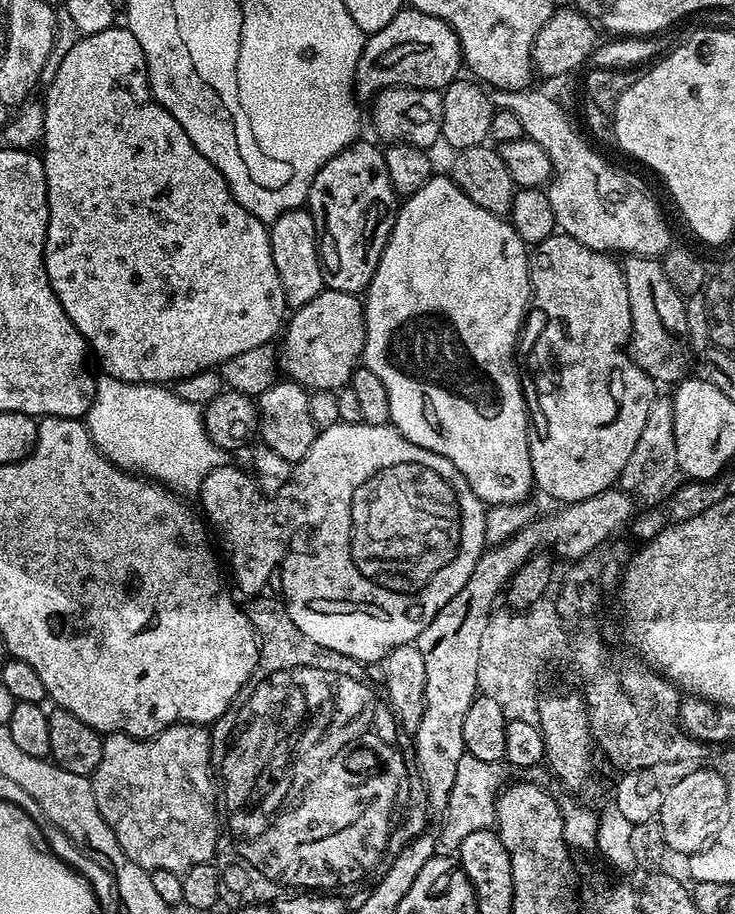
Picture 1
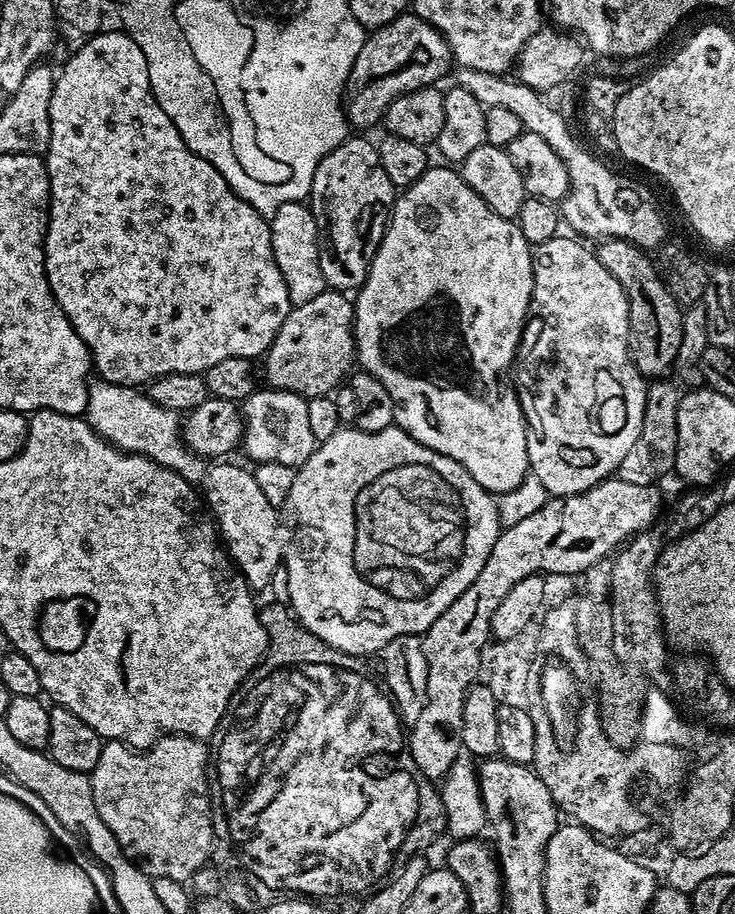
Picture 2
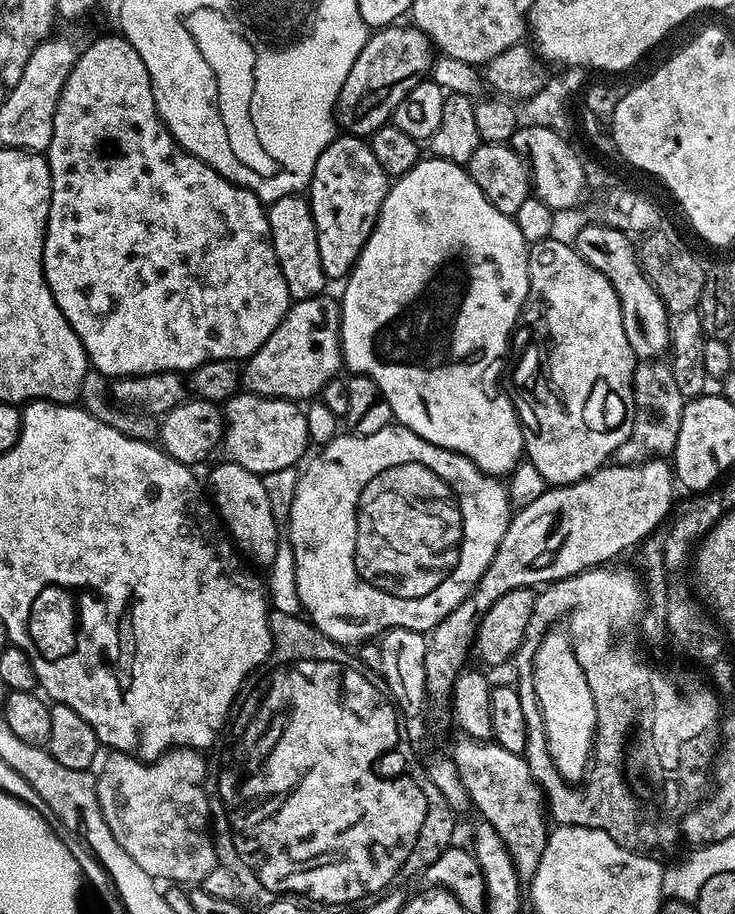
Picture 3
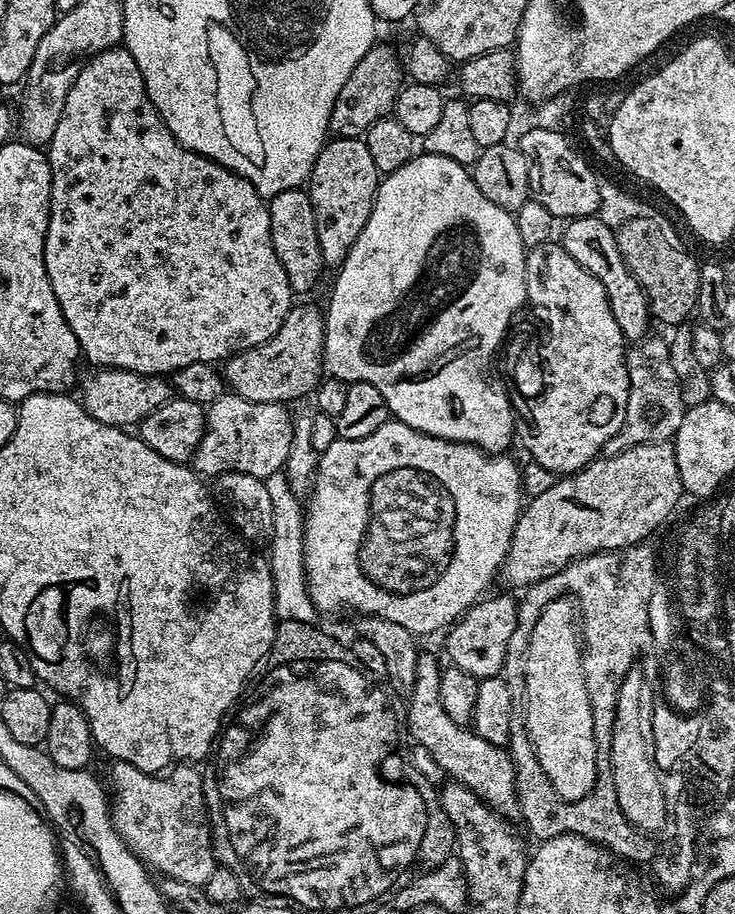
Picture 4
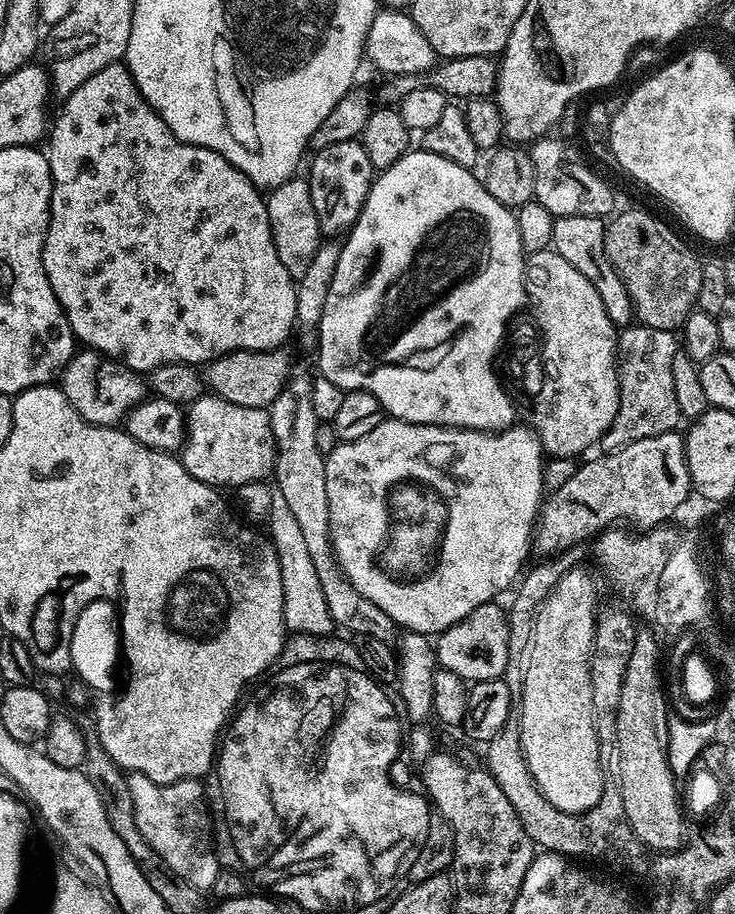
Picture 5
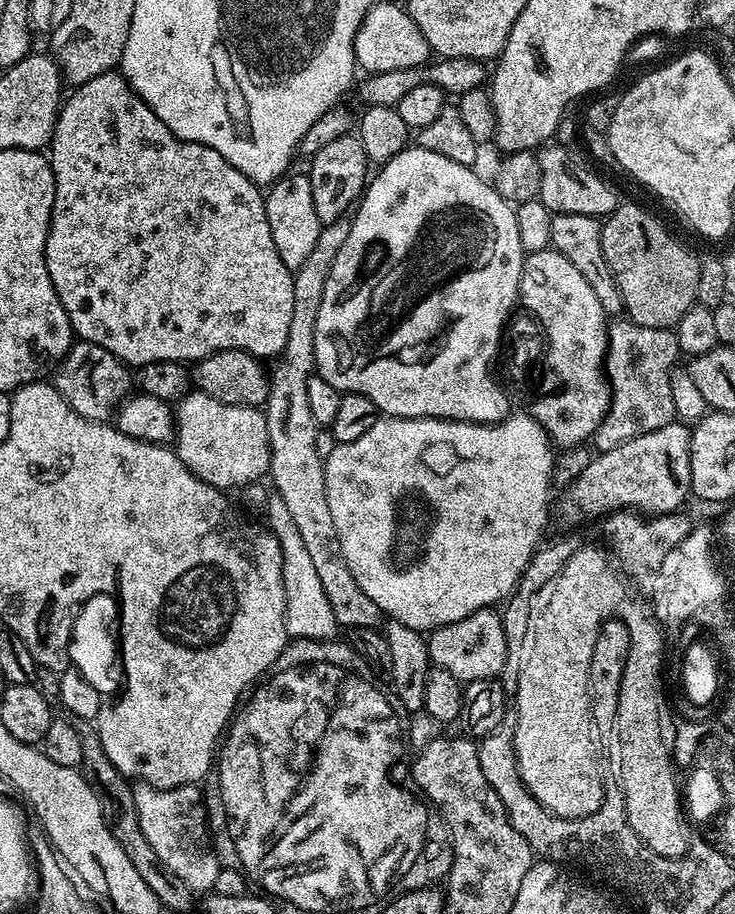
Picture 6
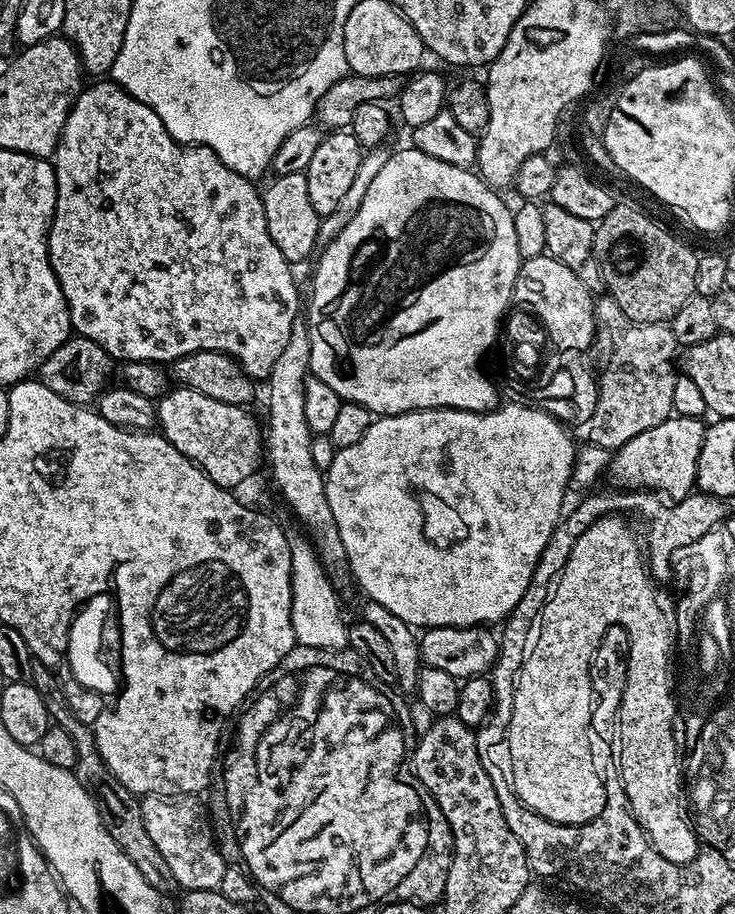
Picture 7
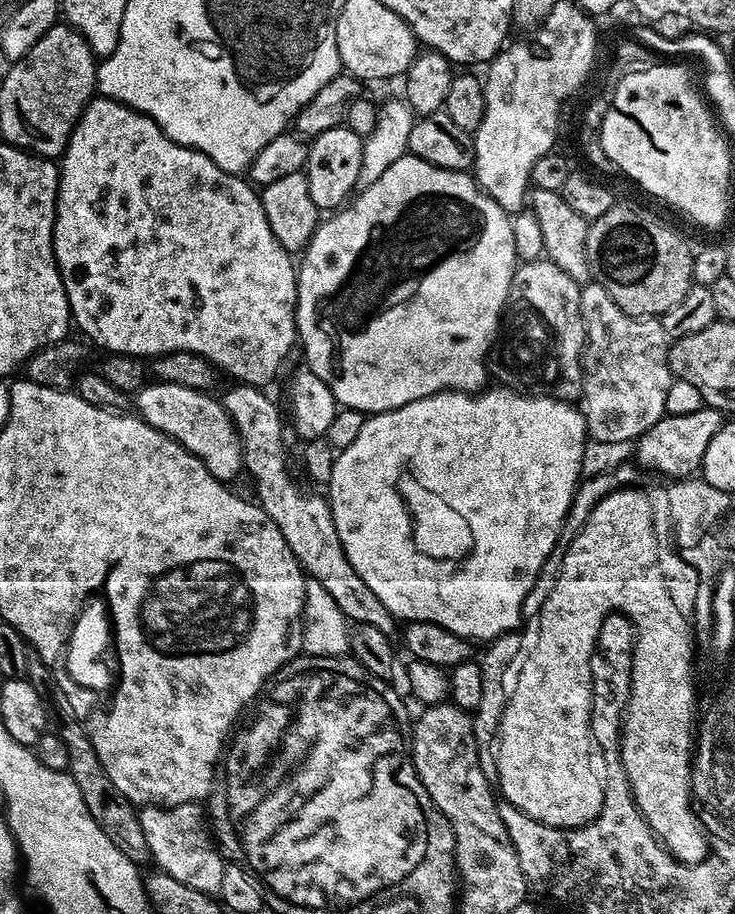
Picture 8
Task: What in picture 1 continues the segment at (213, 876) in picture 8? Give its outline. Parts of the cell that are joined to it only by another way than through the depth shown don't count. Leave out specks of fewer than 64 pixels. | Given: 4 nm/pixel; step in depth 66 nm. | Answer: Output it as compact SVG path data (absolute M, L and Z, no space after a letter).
M172 724L166 730L162 730L157 736L150 736L147 740L137 740L134 736L127 736L121 732L114 732L103 737L101 746L101 761L90 775L92 789L94 790L94 802L98 802L98 810L102 818L114 830L114 838L118 838L118 846L138 866L142 866L147 872L154 870L170 870L171 872L185 873L194 866L207 864L215 857L218 837L216 837L216 808L218 812L218 788L212 785L214 780L214 768L212 758L212 737L209 729L203 724Z

